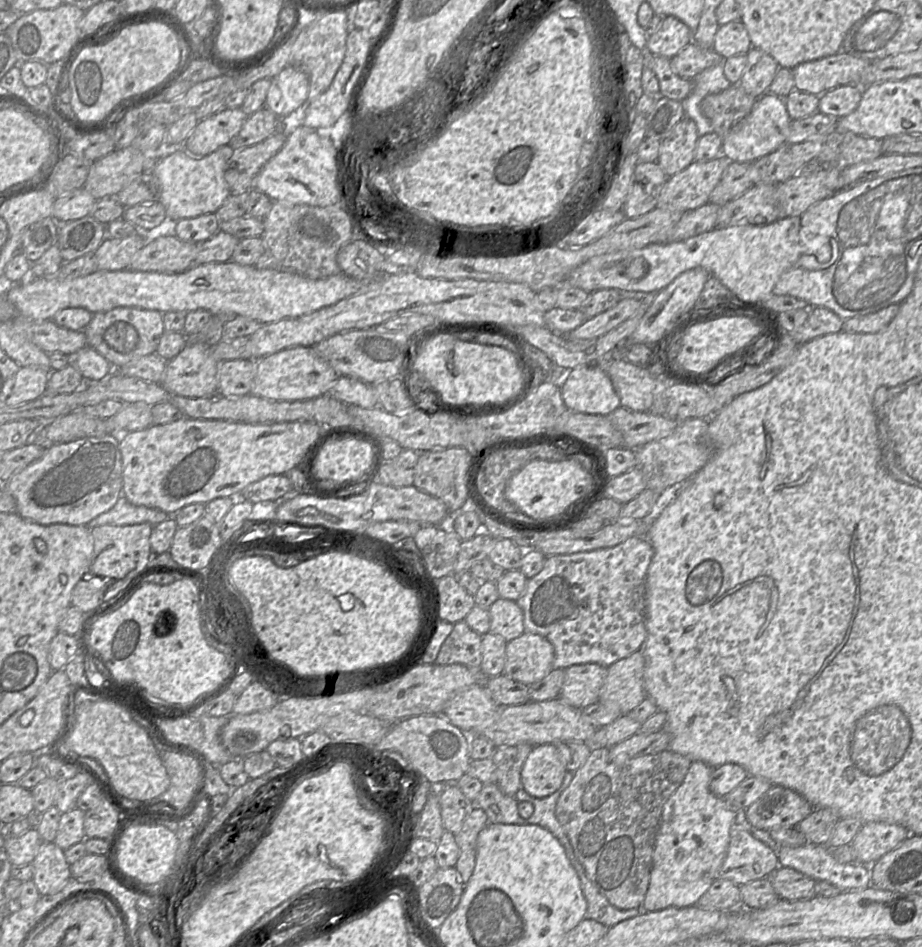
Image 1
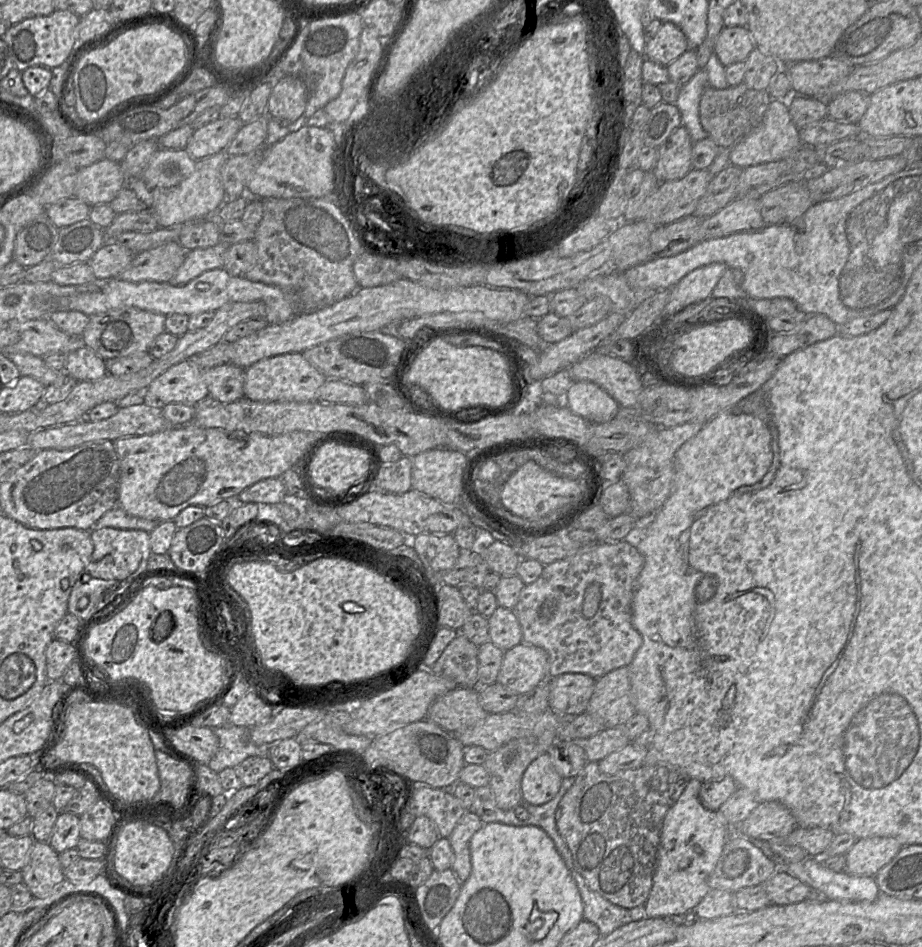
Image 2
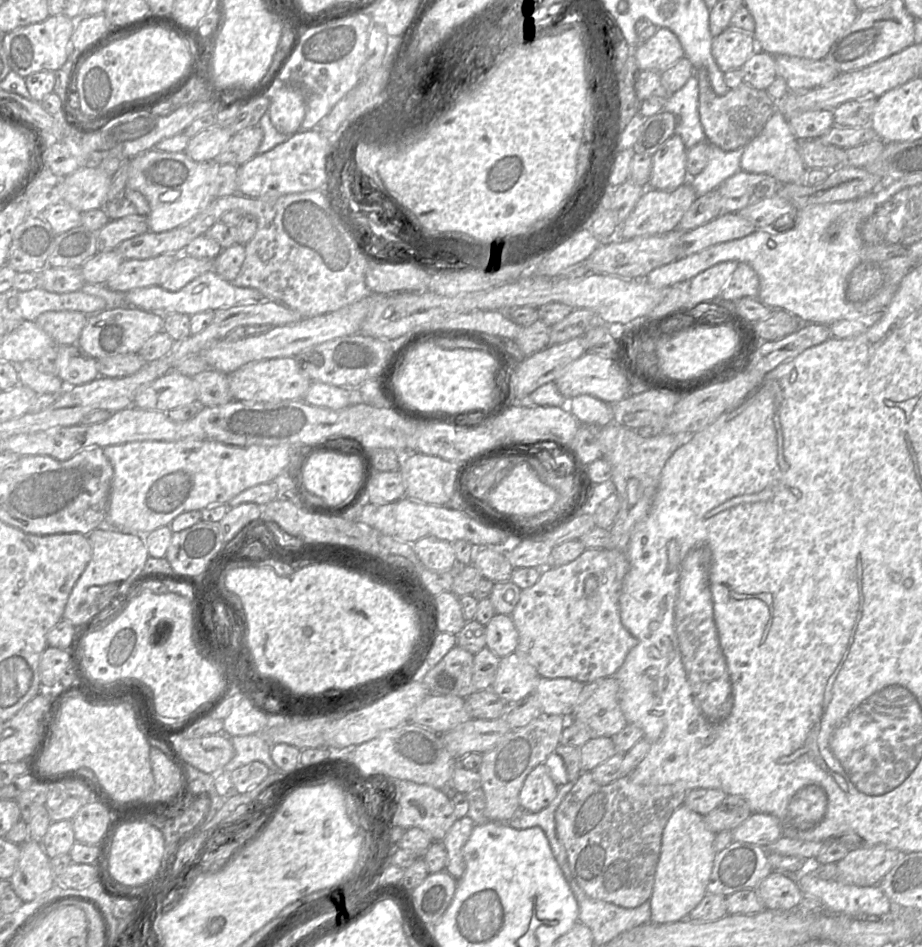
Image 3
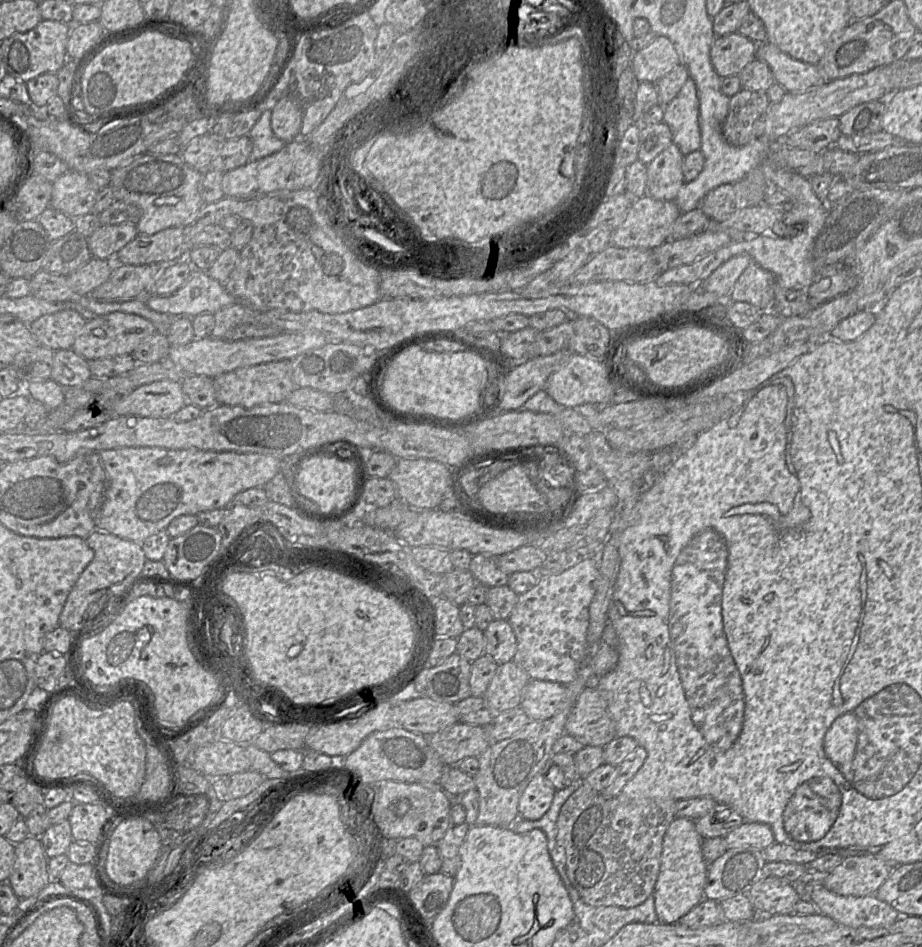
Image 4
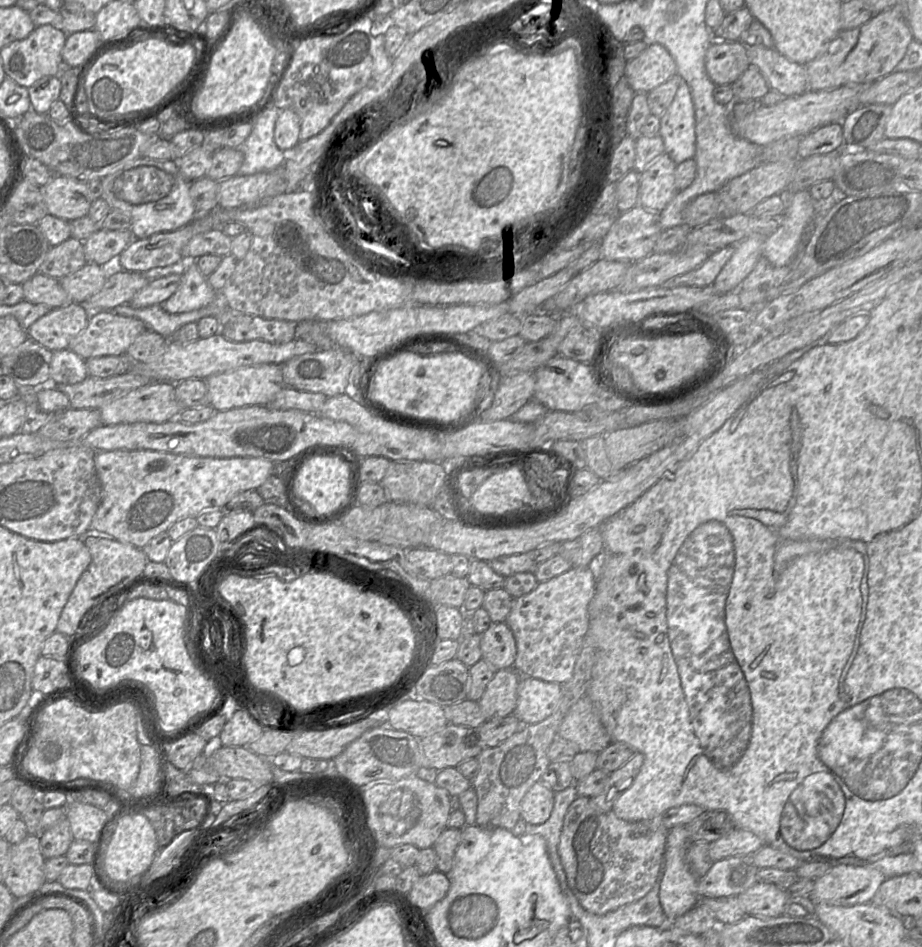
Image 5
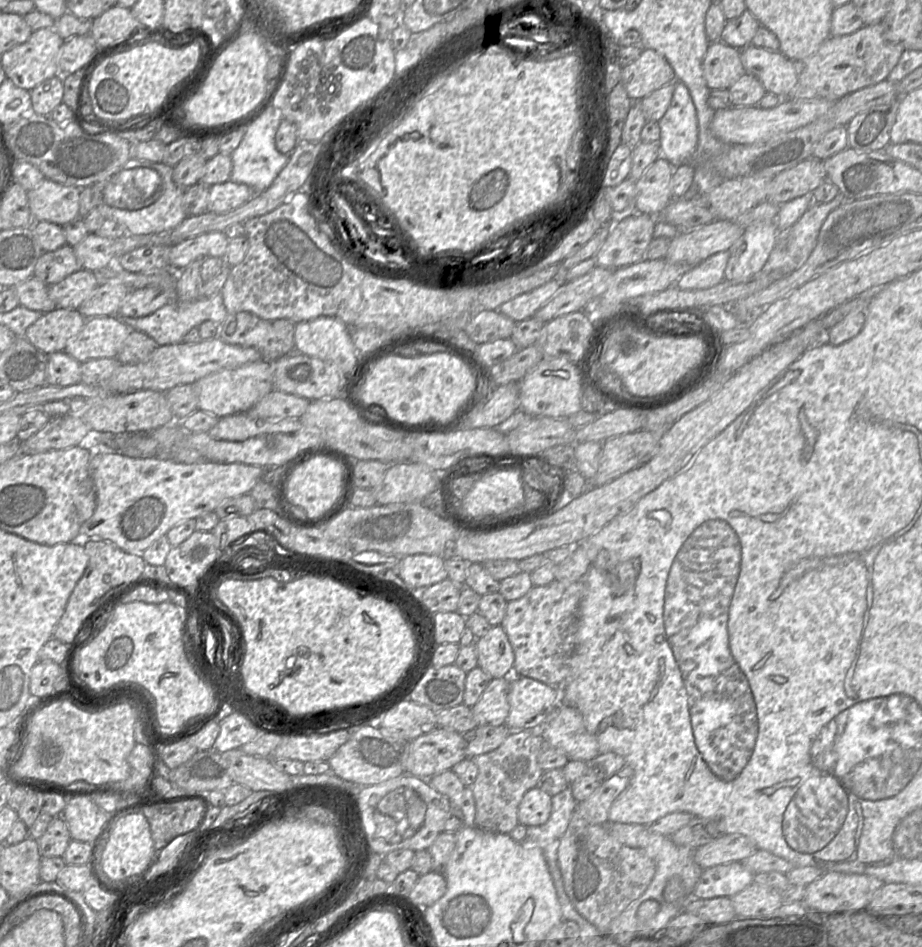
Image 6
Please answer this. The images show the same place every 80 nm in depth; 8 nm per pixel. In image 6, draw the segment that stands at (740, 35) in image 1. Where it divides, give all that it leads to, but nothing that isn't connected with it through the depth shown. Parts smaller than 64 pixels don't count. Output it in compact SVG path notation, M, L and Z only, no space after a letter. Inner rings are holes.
M721 40L710 43L703 59L703 73L711 90L729 89L745 73L741 51Z

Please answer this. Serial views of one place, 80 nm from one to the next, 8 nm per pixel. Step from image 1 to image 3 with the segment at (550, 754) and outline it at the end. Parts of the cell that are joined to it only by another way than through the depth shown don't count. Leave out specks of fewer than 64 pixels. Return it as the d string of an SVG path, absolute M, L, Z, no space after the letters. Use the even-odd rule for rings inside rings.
M541 763L525 778L519 794L520 805L526 811L539 812L554 800L558 788L545 764Z

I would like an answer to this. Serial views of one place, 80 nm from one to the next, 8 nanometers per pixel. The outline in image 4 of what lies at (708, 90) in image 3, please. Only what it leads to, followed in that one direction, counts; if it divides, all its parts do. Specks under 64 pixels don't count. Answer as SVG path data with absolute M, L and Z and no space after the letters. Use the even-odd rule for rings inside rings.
M741 88L730 97L722 135L732 146L744 146L763 137L766 113L771 102L766 92Z

